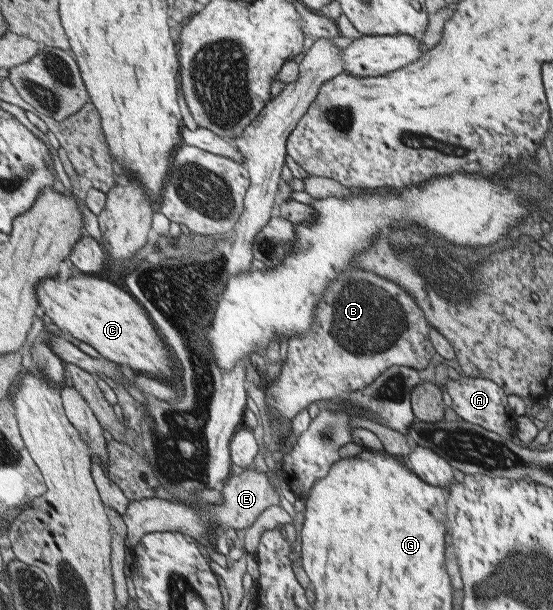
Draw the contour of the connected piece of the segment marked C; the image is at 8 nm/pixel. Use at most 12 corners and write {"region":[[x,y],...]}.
{"region":[[41,281],[41,312],[132,373],[174,376],[172,348],[130,292]]}

